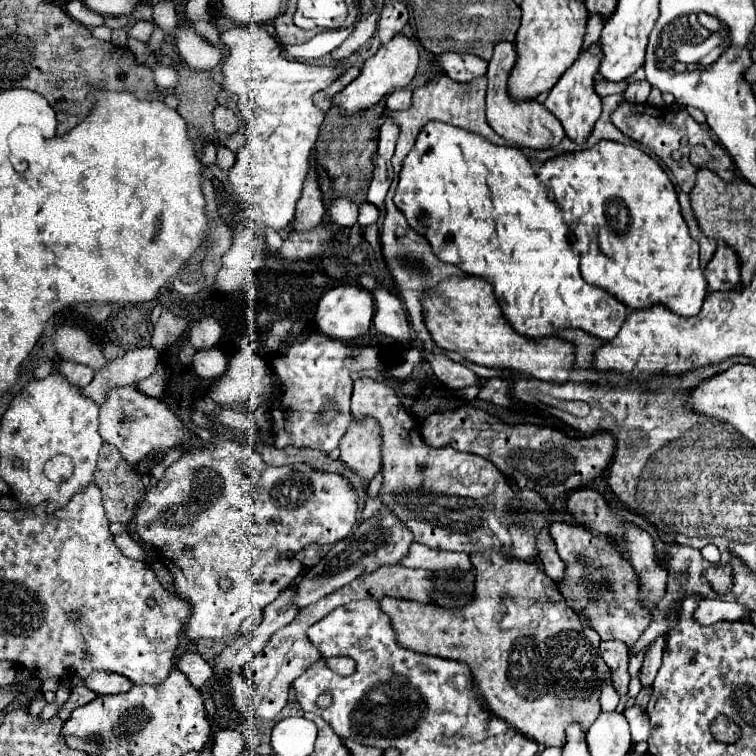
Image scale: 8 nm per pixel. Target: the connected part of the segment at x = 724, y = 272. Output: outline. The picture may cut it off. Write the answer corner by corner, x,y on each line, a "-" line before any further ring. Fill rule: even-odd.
718,245
712,261
704,269
708,281
708,291
732,291
740,283
740,263
732,261
732,249
728,245

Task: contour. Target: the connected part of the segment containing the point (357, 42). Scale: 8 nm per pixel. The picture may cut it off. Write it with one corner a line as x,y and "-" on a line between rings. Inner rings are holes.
372,9
372,13
366,17
366,19
360,19
356,25
354,25
354,31
352,35
336,49
332,51
332,61
334,63
344,63
348,57
352,57
376,31
376,21
378,21
378,11

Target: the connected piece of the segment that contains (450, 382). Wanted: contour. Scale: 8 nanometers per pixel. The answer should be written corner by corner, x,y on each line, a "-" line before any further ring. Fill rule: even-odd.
422,353
422,359
426,363
430,363
434,375
448,385
450,389
458,389
464,385
478,385
480,379
464,365
454,363
452,359
448,359
446,355
434,355
434,353

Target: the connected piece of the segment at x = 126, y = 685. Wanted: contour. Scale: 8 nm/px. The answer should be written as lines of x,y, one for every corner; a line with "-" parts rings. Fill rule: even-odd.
94,671
86,679
86,687
90,687
92,691
96,691
98,695
116,695
116,693
128,691
130,689
130,681
124,679
122,675
116,675
116,673

